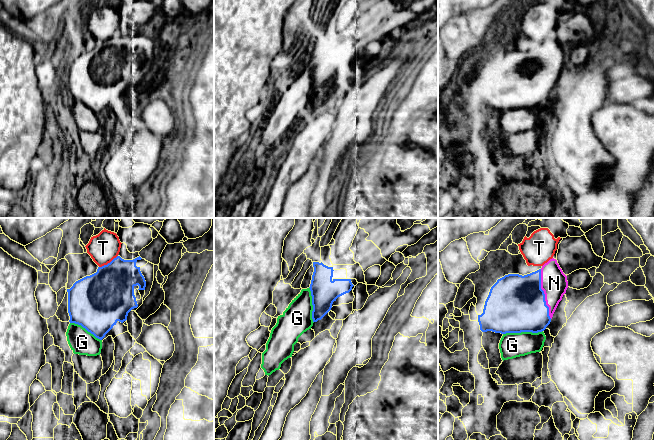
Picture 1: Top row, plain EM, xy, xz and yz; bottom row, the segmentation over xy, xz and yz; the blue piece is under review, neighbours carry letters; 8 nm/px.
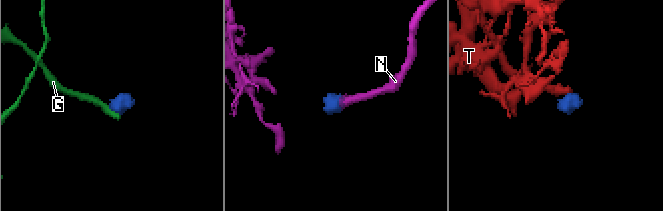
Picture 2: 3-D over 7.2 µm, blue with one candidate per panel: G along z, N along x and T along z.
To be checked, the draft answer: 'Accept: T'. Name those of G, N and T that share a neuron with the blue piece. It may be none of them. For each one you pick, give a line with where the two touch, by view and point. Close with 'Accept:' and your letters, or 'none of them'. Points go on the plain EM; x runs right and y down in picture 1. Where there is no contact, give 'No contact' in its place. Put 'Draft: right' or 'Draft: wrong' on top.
Draft: wrong
N: Touches blue at yz (544, 70)
Accept: N

